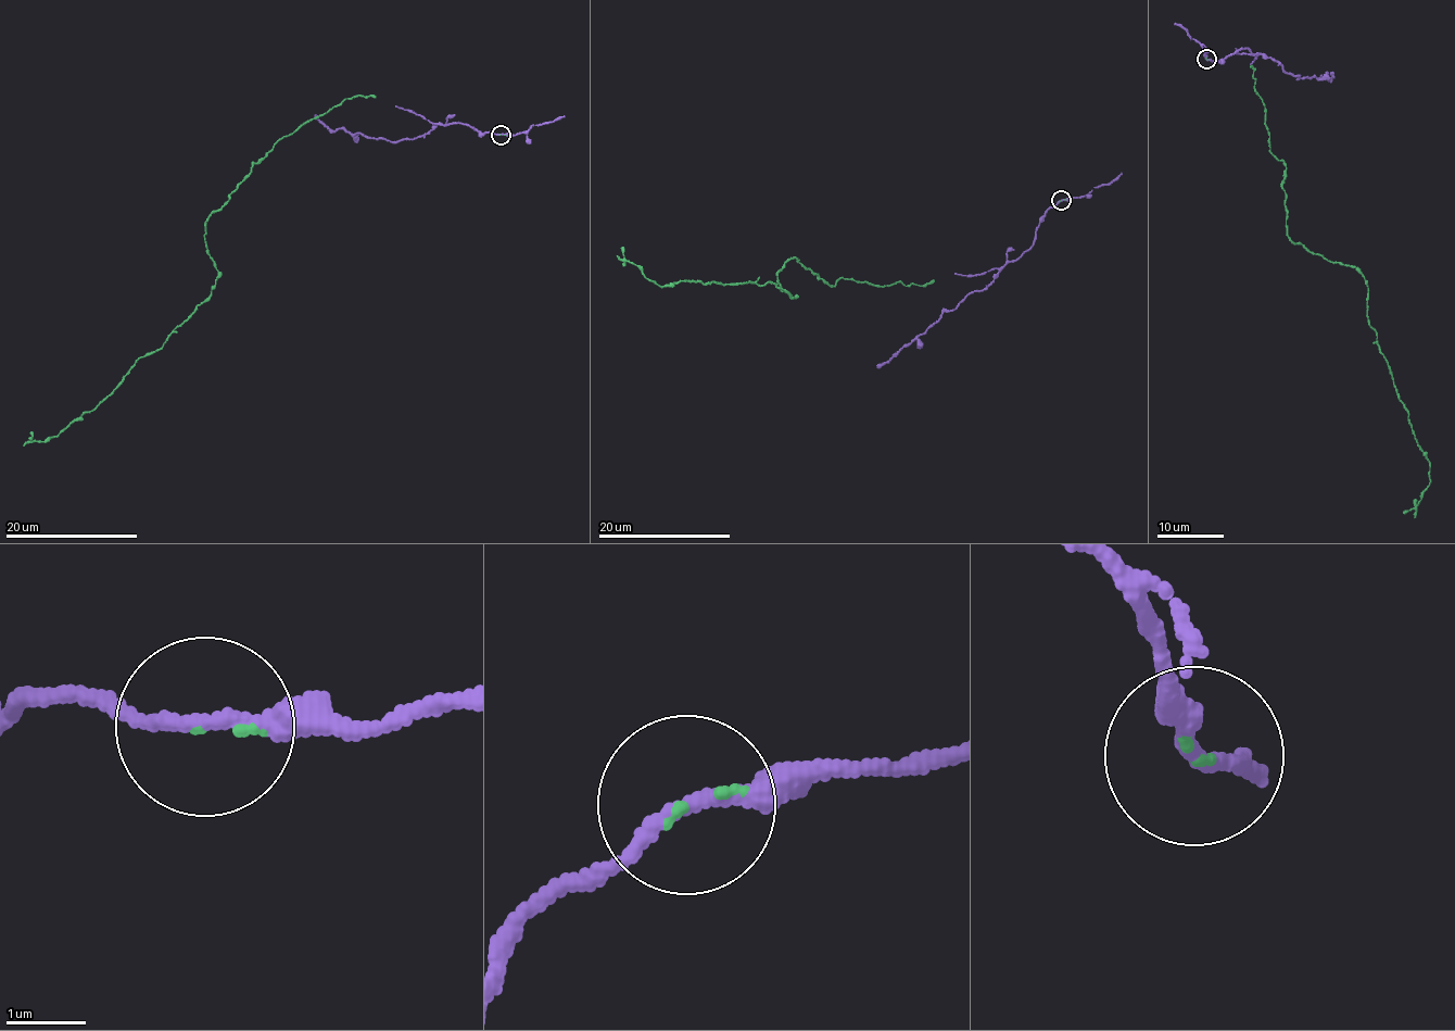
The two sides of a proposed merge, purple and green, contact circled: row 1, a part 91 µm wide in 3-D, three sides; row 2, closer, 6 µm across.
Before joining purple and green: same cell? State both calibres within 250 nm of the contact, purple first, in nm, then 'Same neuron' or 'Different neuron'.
Thickness 190 nm (purple) against 80 nm. Same neuron

